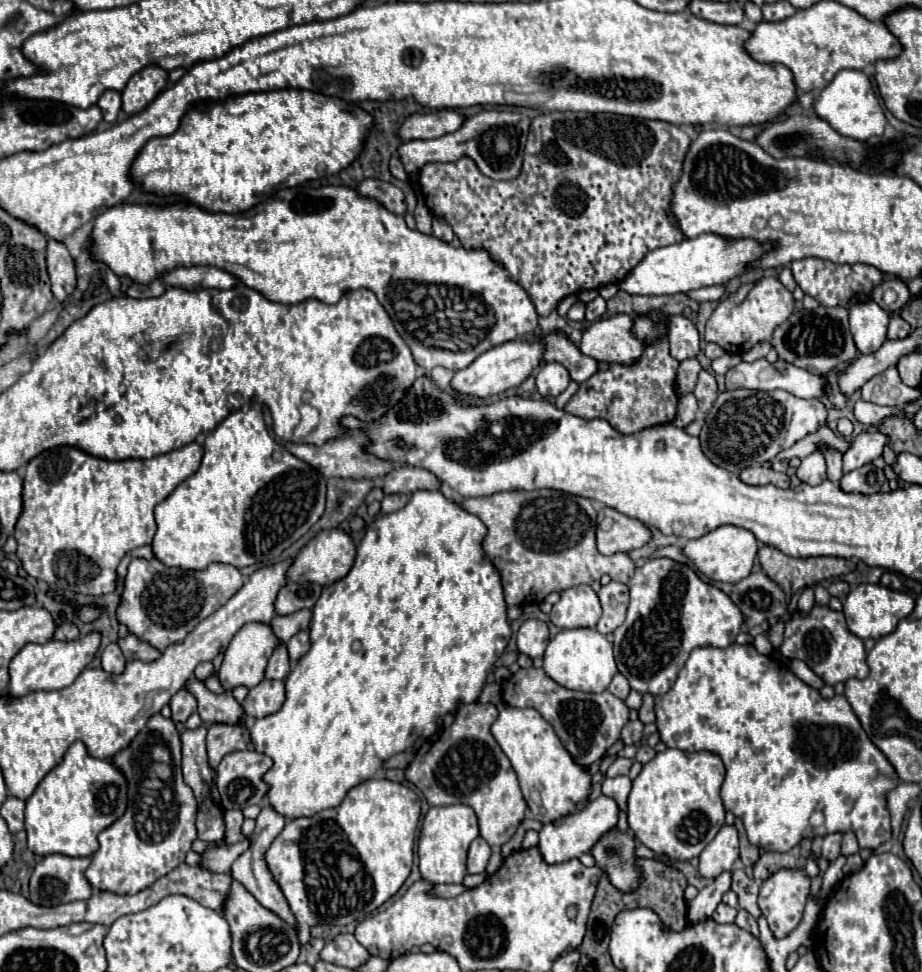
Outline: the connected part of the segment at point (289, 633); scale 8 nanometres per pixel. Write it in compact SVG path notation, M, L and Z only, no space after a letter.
M301 609L297 613L285 615L285 617L281 617L281 615L275 613L275 617L271 621L271 629L273 629L273 633L275 633L275 637L279 641L287 643L289 637L293 637L297 631L307 629L309 621L311 621L311 611L309 609Z

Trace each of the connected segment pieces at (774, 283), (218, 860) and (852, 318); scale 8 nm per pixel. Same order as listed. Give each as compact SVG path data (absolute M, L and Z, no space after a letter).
M763 277L749 289L747 285L741 285L735 293L731 293L717 305L717 309L707 321L705 341L721 345L727 353L743 355L755 343L771 341L773 329L777 329L781 321L787 321L791 313L793 313L793 295L781 285L777 277Z
M241 841L235 845L221 845L221 847L209 847L201 853L199 867L209 869L213 873L225 873L231 875L233 861L249 847L249 841Z
M875 301L857 303L849 309L849 323L859 353L875 353L887 339L889 313L883 311Z

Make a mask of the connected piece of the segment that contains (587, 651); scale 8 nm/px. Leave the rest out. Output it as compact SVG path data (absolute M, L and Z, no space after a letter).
M563 629L551 641L543 655L545 673L559 685L583 691L583 693L603 693L613 675L617 673L613 659L613 645L609 637L597 633L597 629Z

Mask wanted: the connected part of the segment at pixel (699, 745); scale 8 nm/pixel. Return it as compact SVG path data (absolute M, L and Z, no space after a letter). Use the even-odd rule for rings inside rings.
M733 643L725 649L711 645L693 649L675 685L661 695L661 699L659 695L655 697L655 717L657 731L667 747L687 753L705 749L723 759L727 775L721 787L721 799L727 811L743 819L751 845L785 853L805 837L813 839L825 837L825 833L847 831L853 831L859 847L867 849L877 849L891 839L885 795L895 789L901 779L887 757L871 743L847 699L843 695L823 699L817 689L795 677L785 663L757 653L753 645ZM809 725L829 725L829 737L819 735L827 733L827 729L815 729L817 735L807 737L805 729ZM815 811L823 813L823 823L819 827L811 825L811 815Z

